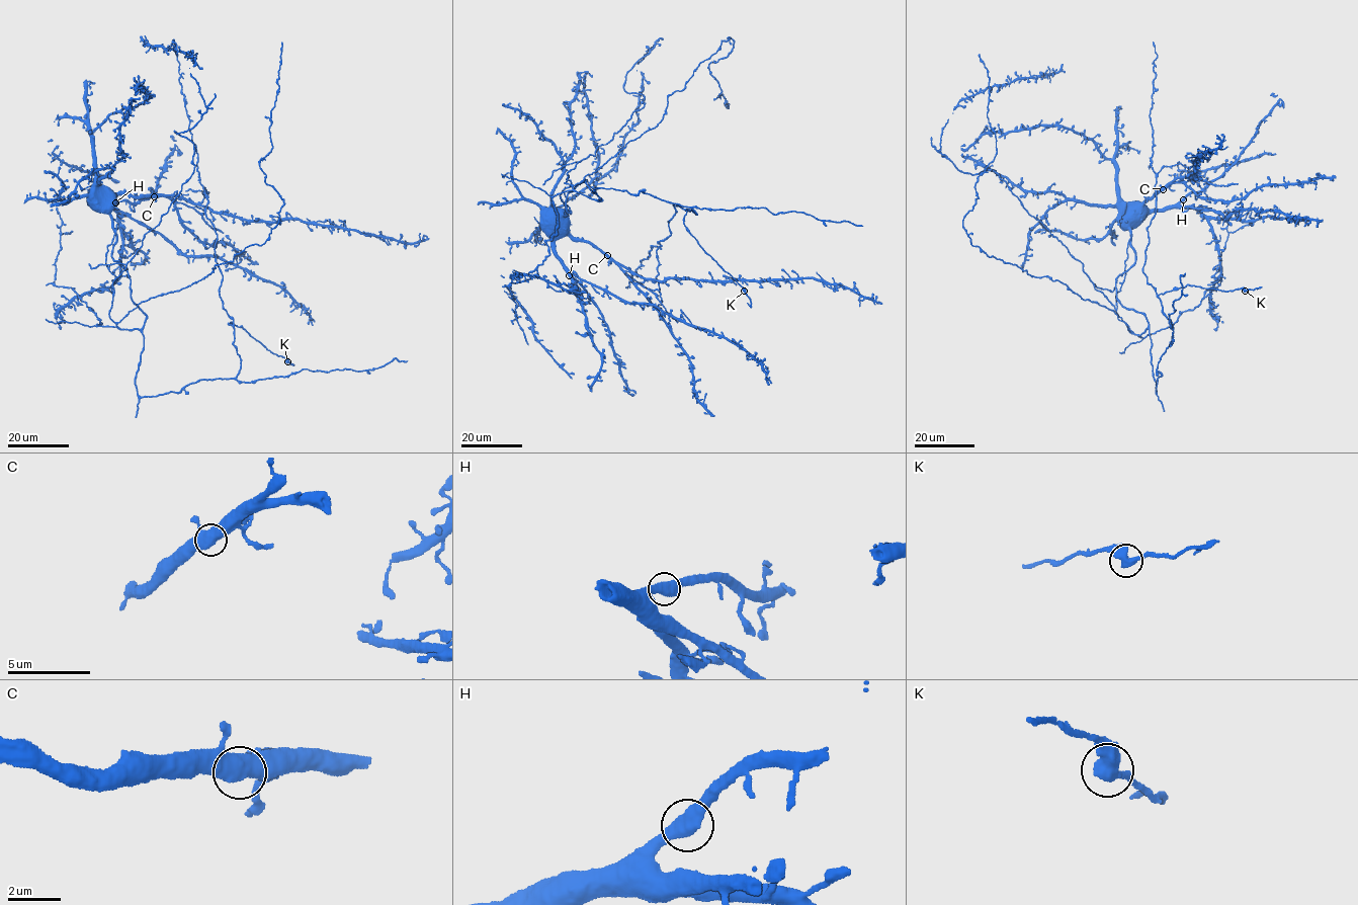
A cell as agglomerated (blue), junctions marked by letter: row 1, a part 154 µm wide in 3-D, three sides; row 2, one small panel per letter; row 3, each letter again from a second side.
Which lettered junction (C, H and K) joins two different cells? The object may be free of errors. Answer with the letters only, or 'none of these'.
K

